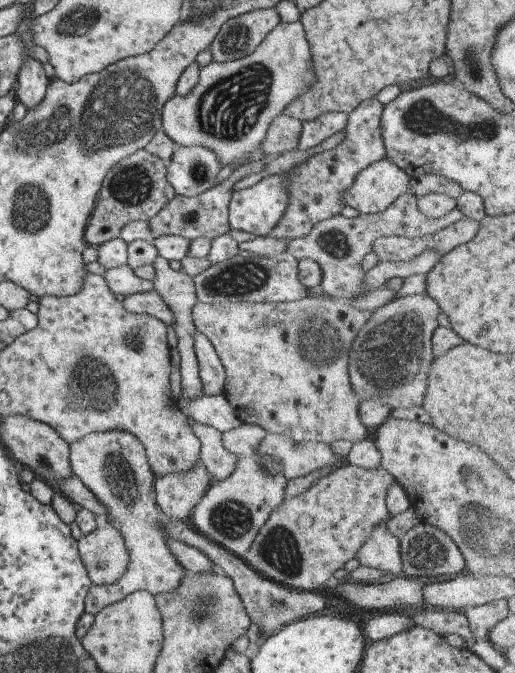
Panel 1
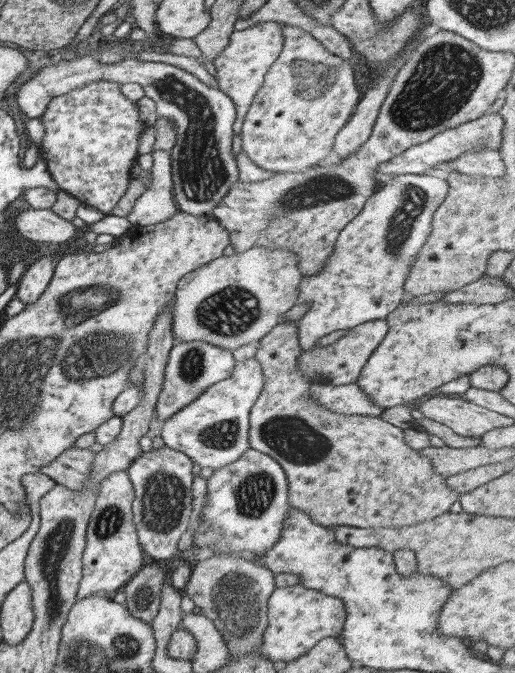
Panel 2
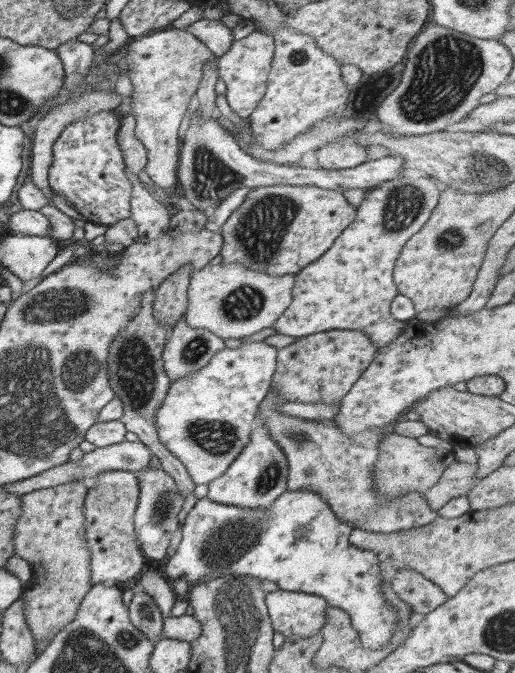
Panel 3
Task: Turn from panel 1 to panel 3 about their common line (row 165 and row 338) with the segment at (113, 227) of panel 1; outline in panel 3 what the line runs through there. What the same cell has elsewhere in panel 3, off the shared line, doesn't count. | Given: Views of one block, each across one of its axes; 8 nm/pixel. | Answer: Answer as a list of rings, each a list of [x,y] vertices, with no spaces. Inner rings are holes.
[[[145,292],[142,295],[139,313],[132,317],[129,325],[119,330],[115,339],[110,342],[104,368],[111,390],[114,396],[119,398],[123,407],[120,422],[126,427],[127,432],[136,433],[141,445],[149,454],[158,458],[161,469],[173,477],[173,481],[177,483],[181,495],[185,498],[187,494],[193,492],[195,484],[187,474],[187,469],[163,447],[163,443],[159,442],[155,431],[155,414],[166,395],[170,382],[163,370],[162,362],[162,349],[167,332],[164,327],[154,324],[153,300],[154,296],[151,292]]]

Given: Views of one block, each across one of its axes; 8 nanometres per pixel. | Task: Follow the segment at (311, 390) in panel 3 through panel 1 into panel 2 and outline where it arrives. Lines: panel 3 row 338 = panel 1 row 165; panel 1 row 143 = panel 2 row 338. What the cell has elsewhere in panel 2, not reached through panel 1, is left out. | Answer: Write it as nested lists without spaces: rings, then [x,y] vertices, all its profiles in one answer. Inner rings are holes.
[[[384,319],[359,324],[347,330],[343,337],[333,342],[330,346],[303,351],[297,358],[297,365],[299,365],[299,369],[303,369],[307,380],[311,380],[313,375],[317,375],[321,384],[344,385],[356,382],[363,365],[375,351],[375,348],[382,342],[387,329],[387,322]]]

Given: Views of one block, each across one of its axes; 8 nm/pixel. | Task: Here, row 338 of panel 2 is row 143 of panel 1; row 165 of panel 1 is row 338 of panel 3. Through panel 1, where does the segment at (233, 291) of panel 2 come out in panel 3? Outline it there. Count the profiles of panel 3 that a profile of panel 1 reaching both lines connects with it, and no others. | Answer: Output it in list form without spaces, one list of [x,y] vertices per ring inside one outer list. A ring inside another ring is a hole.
[[[218,263],[192,270],[184,322],[191,329],[205,329],[219,339],[242,339],[271,328],[291,303],[294,275],[271,276],[247,269],[241,263]]]

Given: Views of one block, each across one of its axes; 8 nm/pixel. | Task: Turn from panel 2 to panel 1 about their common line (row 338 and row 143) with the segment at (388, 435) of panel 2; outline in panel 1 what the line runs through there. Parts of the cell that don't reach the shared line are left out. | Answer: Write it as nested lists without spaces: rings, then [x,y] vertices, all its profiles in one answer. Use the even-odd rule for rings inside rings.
[[[281,114],[271,120],[267,136],[263,138],[261,152],[267,158],[276,158],[297,147],[302,122]]]

